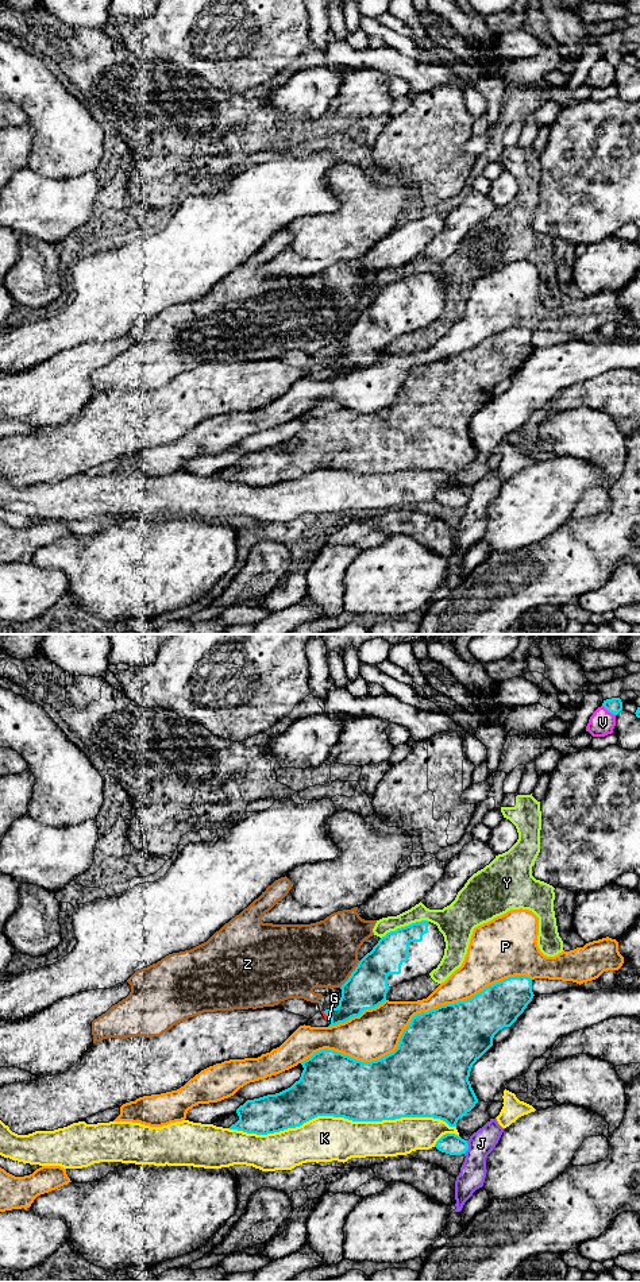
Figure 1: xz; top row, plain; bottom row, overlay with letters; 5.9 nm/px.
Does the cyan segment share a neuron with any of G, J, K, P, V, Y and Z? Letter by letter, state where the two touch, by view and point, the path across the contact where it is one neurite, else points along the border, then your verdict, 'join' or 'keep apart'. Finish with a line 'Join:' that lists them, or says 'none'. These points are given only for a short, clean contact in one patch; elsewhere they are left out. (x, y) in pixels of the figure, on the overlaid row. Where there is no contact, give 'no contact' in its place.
G: xz (327, 1015) | along xz (323, 1011), (331, 1020) | keep apart
J: xz (467, 1147) | along xz (467, 1140), (465, 1154) | keep apart
K: xz (342, 1116) | keep apart
P: xz (411, 1022) | keep apart
V: xz (609, 711) | keep apart
Y: xz (405, 926) | keep apart
Z: xz (351, 974) | keep apart
Join: none

